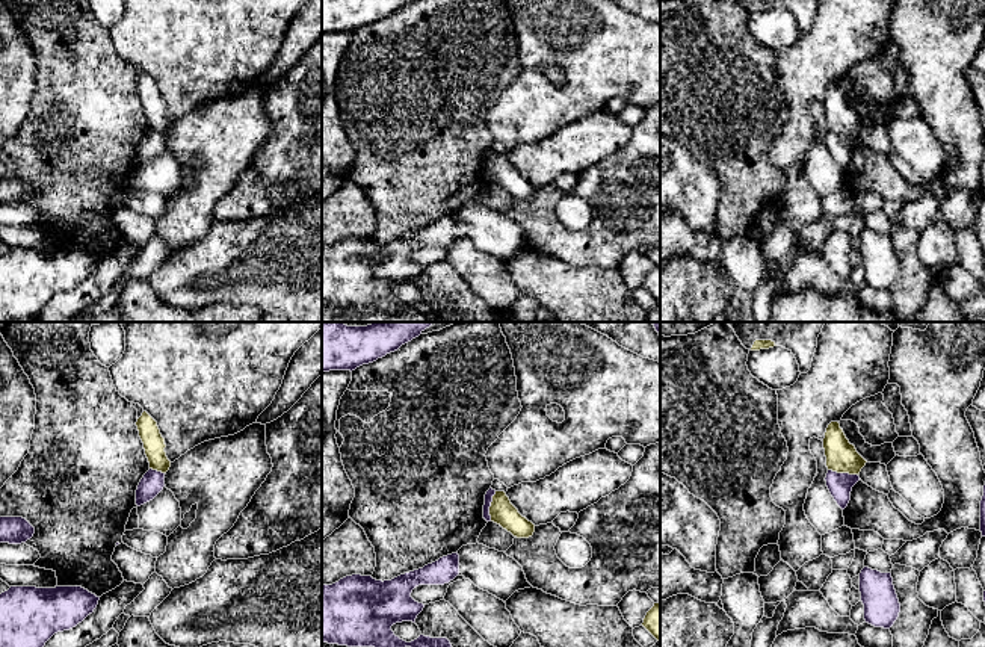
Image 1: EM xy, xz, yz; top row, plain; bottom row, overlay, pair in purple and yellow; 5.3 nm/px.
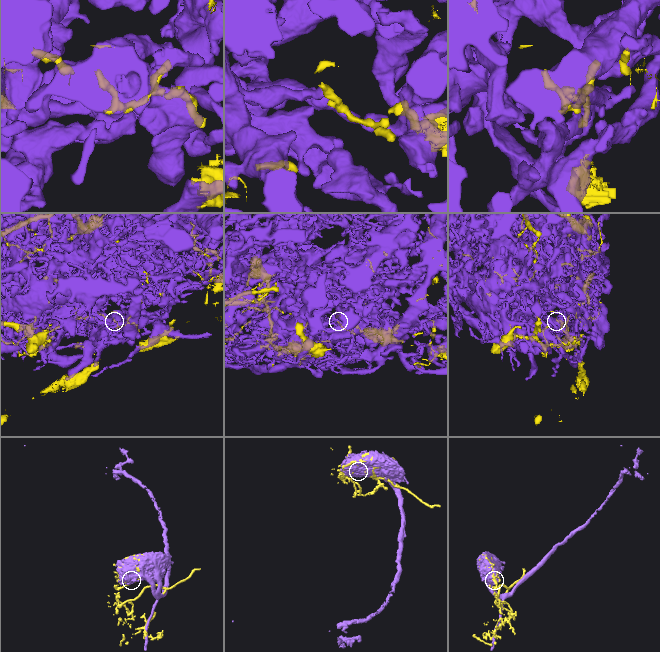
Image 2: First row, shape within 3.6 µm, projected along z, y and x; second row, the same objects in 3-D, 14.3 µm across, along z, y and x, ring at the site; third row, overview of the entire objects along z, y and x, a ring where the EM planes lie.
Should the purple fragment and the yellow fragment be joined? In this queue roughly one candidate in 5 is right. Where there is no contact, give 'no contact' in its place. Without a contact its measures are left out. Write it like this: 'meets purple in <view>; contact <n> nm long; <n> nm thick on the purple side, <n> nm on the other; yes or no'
meets purple in xz; contact 160 nm long; 50 nm thick on the purple side, 140 nm on the other; no

